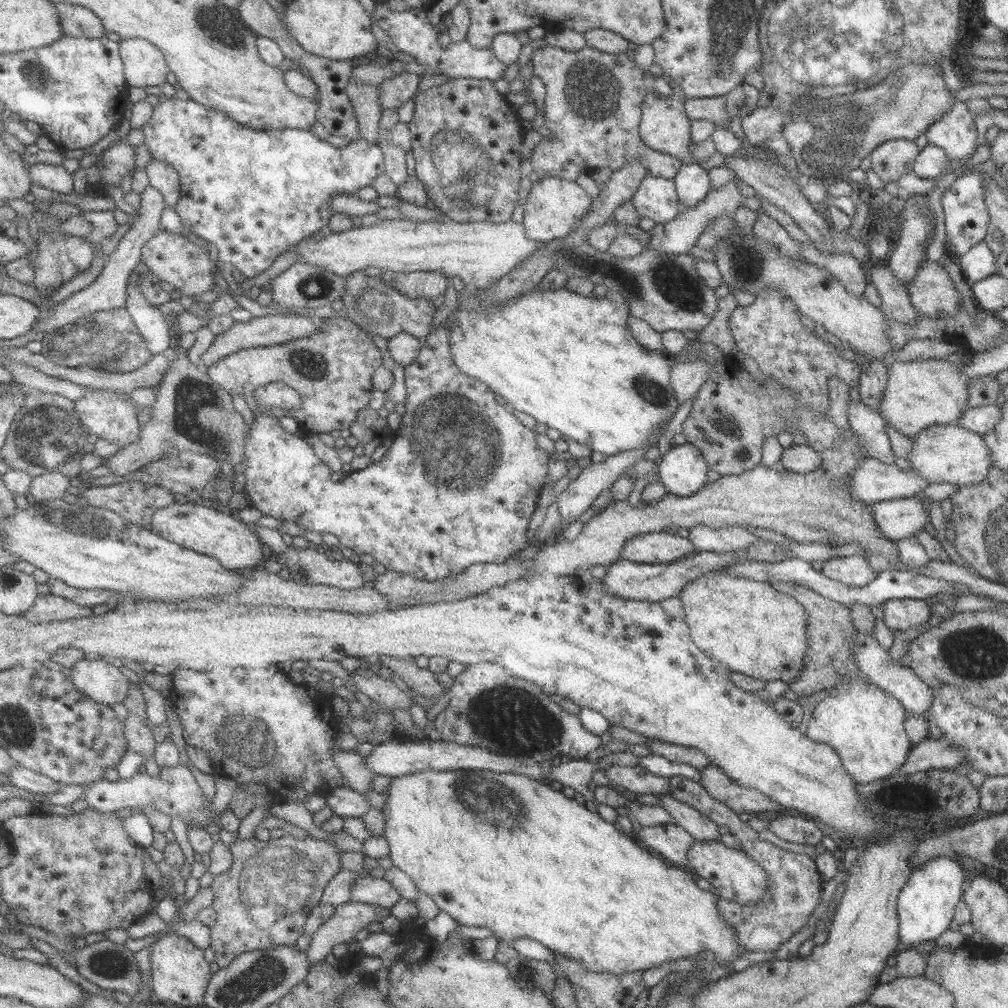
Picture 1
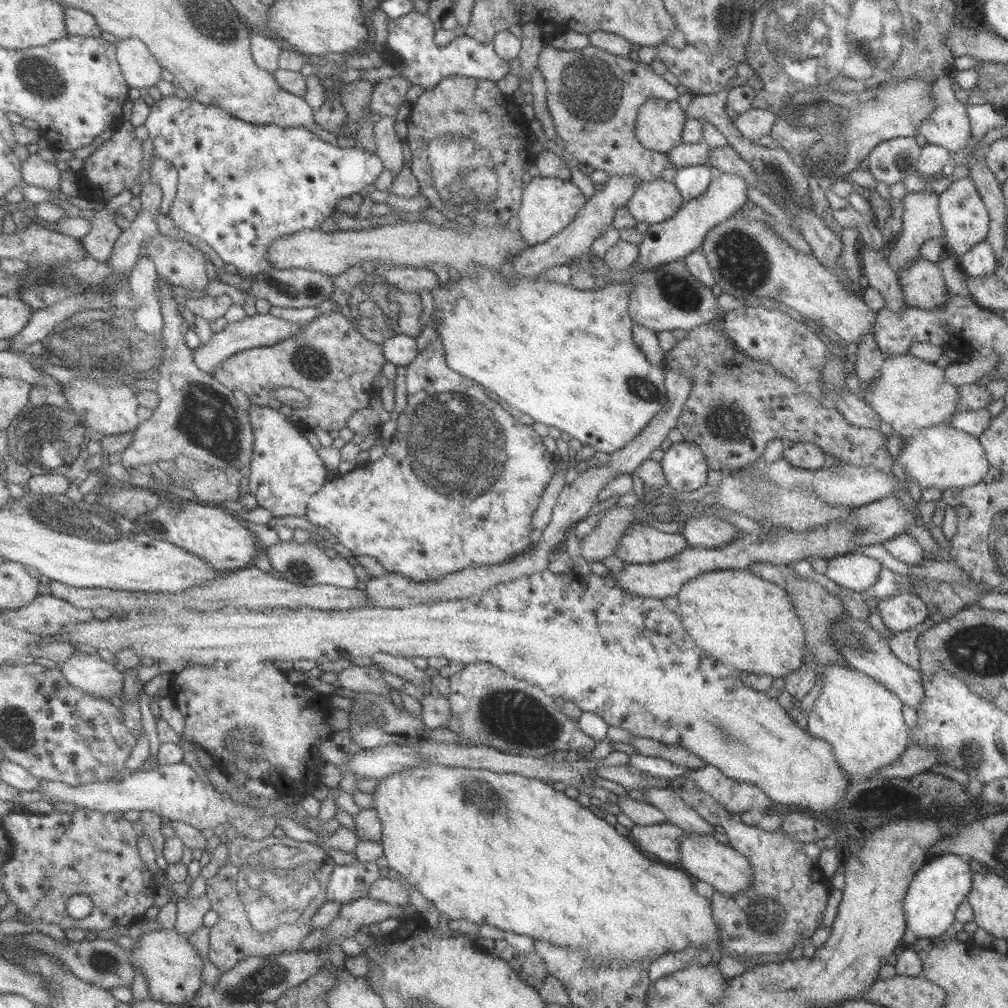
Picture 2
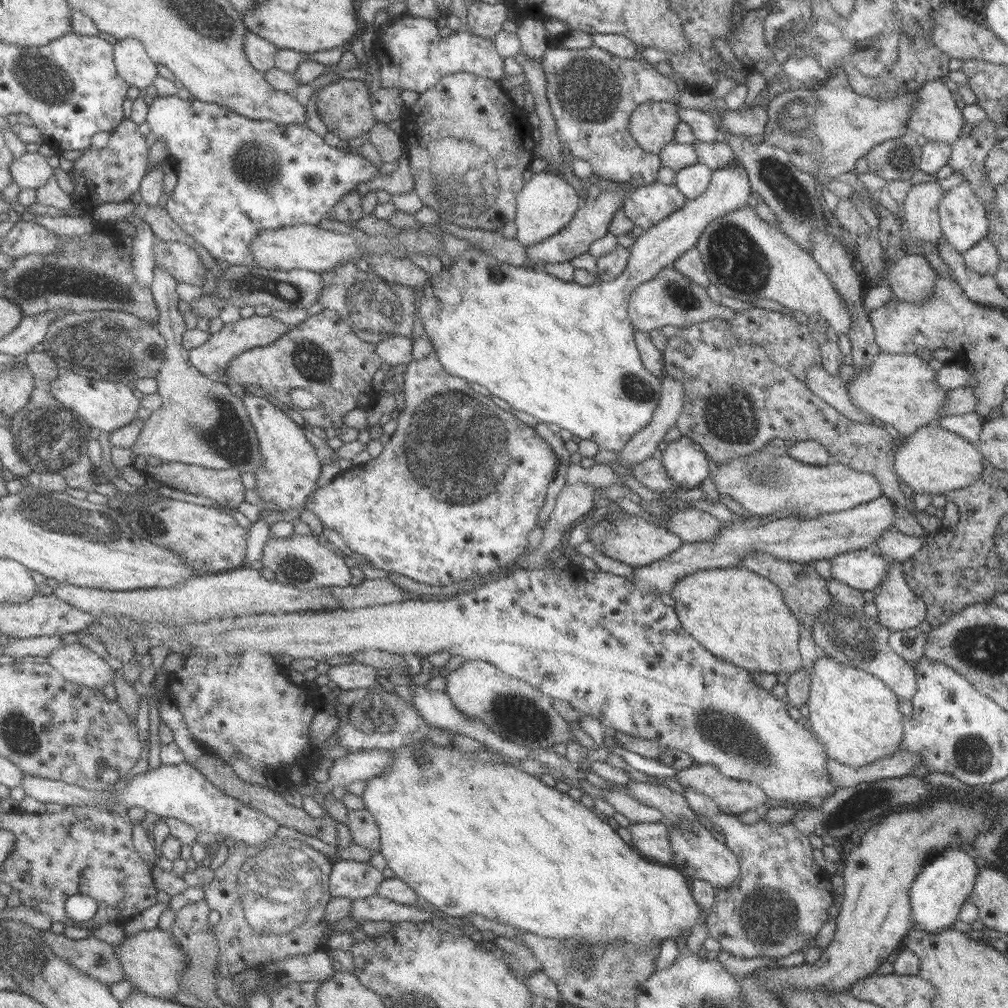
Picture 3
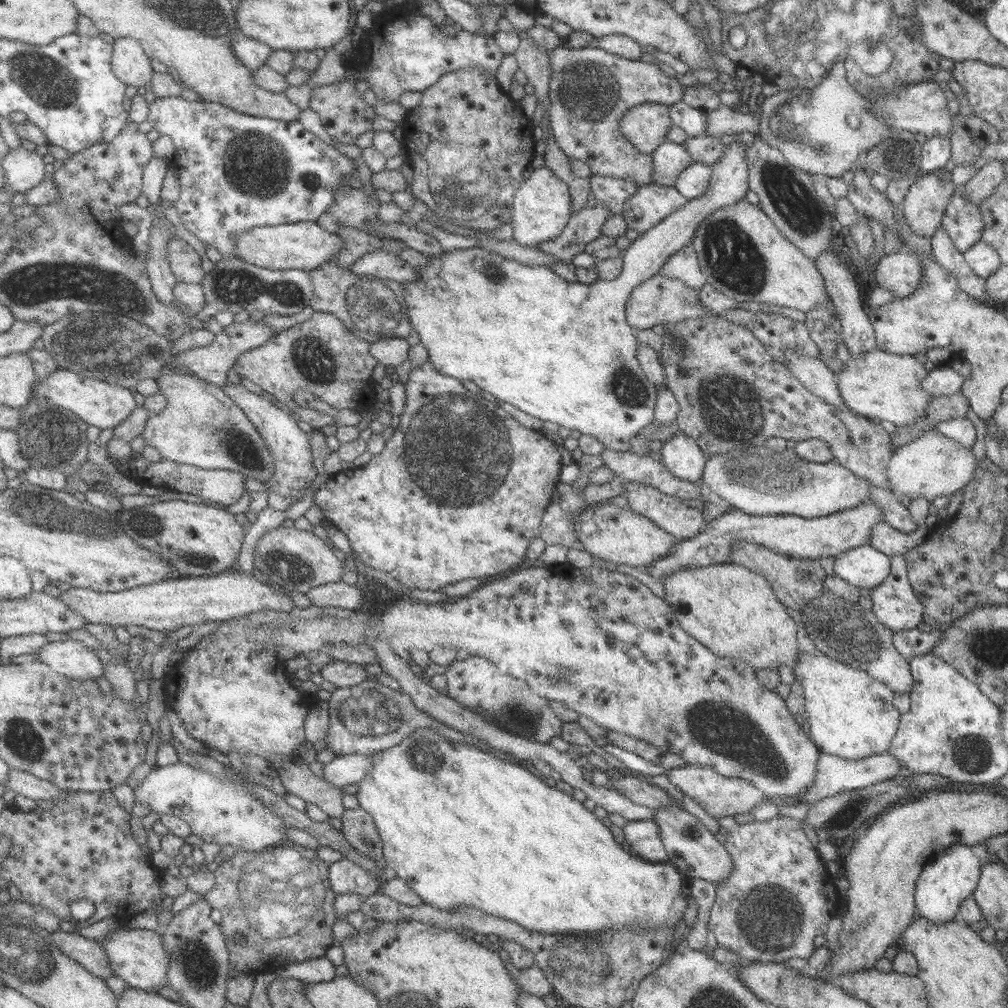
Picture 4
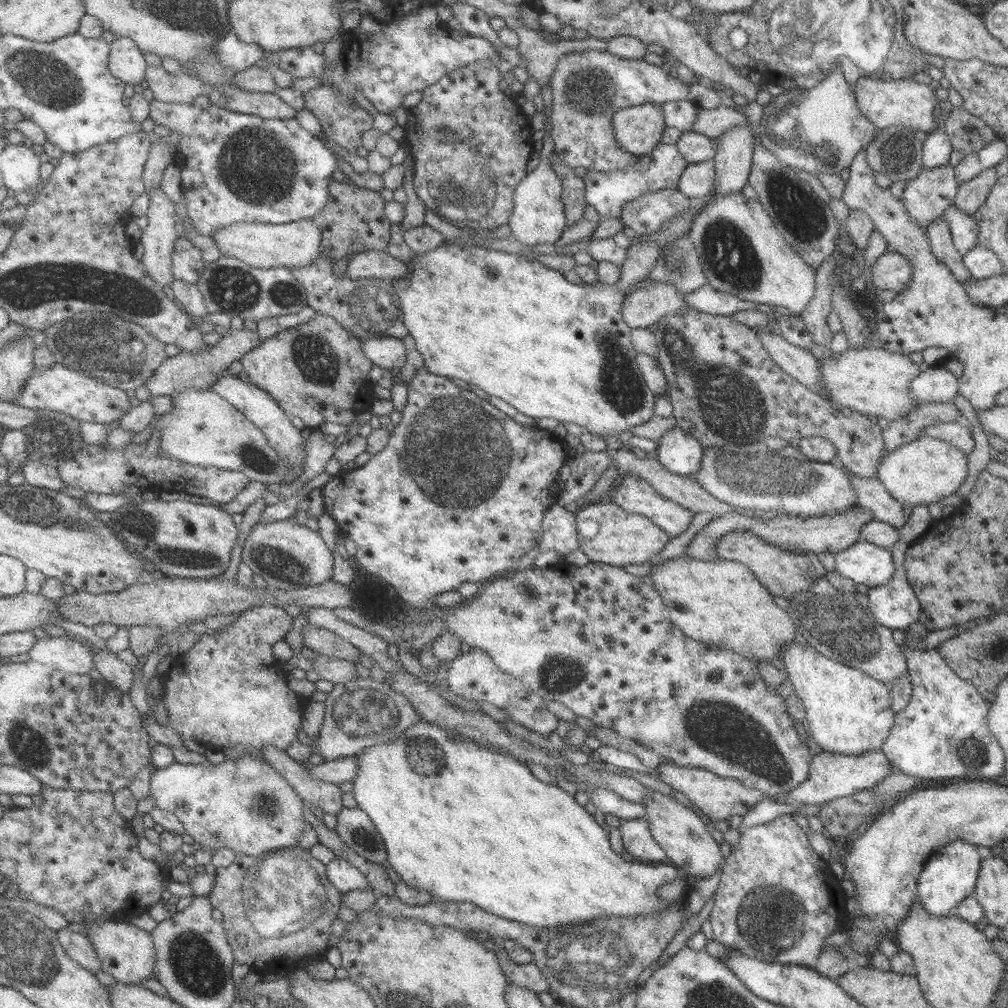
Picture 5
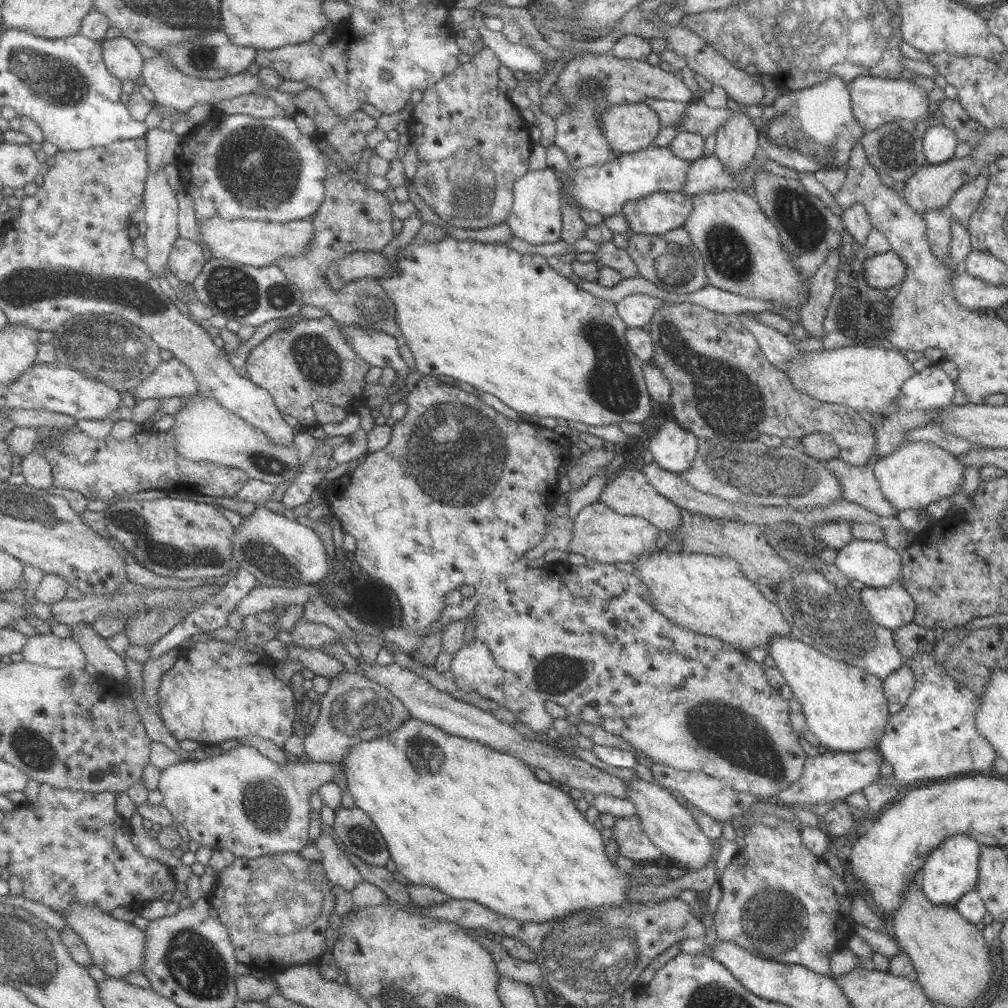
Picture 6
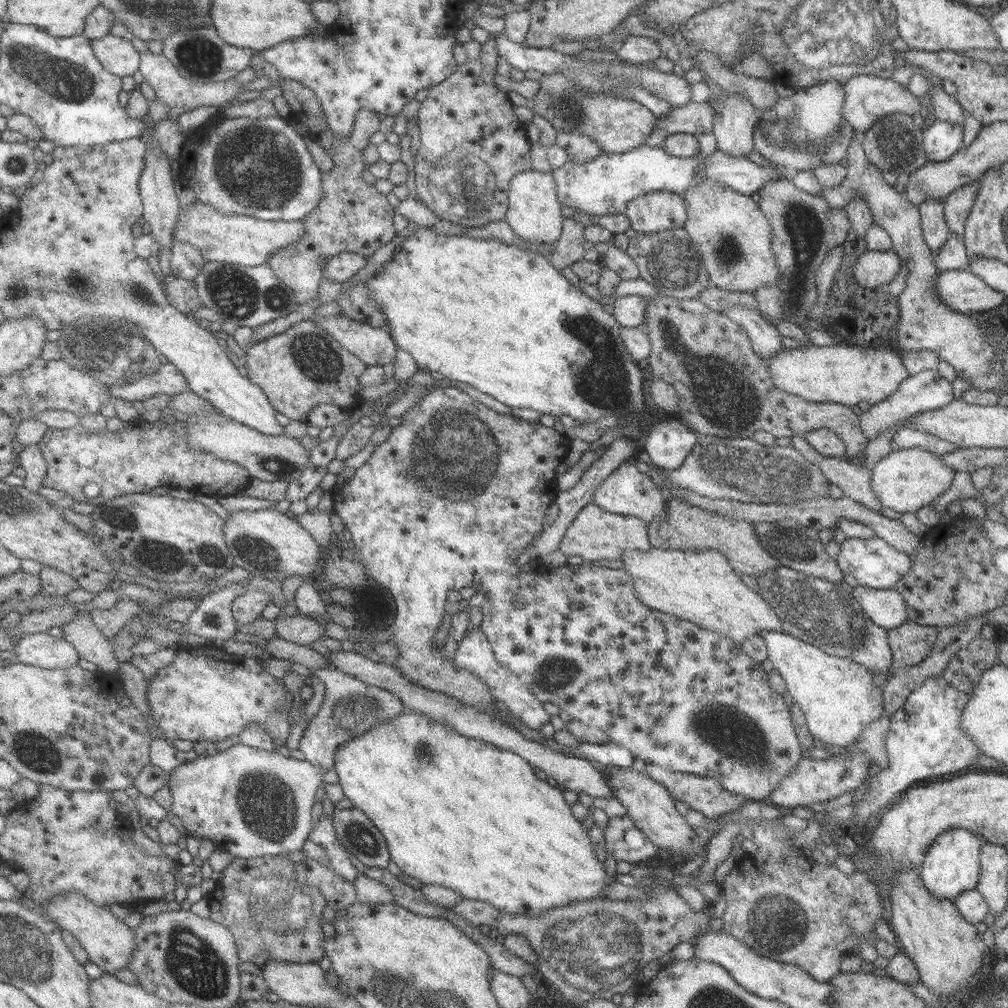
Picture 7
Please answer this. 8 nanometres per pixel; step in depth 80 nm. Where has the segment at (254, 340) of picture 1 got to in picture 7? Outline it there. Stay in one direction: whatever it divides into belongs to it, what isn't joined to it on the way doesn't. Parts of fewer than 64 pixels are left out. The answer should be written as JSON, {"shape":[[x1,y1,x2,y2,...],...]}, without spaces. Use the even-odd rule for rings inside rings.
{"shape":[[165,361,164,365,157,373,144,376,138,381,108,386,110,394,123,401,133,402,133,400,146,401,158,394,170,394,175,396,183,391,190,390,186,376,177,365]]}

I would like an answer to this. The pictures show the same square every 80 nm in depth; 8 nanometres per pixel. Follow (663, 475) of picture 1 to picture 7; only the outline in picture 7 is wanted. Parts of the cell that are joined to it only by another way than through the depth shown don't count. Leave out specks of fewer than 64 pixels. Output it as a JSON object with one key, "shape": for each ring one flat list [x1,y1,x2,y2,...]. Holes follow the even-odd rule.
{"shape":[[665,420,663,422,654,423,647,433,643,433,643,448,650,458,651,466,657,468,671,470,677,468,683,459,691,452,692,446,697,440,697,435,689,429,681,420]]}

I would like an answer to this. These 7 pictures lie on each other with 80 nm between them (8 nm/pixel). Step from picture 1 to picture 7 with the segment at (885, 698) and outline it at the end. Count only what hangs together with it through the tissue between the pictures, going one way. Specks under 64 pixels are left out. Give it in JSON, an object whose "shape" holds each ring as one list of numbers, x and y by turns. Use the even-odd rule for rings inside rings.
{"shape":[[763,630,758,632,758,636,764,640,767,658,771,661,773,669,783,678,786,691,789,692,792,700,802,711,807,730,811,736,815,736,818,740,828,744,849,749,850,744,856,741,863,727,866,727,873,720,877,720,884,712,881,705,881,687,873,684,872,673,864,666,841,657,839,654,830,654,824,649,807,644,783,631]]}

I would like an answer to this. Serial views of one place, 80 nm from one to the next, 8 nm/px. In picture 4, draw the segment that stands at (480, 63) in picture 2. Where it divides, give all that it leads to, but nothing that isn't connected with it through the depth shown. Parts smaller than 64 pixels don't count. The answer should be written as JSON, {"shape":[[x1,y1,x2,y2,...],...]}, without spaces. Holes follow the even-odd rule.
{"shape":[[387,2,386,11,373,16,374,22,360,40,354,60,343,65,347,71,344,80,363,81,376,98,397,102,403,92,422,92,446,73,480,68,495,74,504,54,493,36,461,32,457,37,447,37,429,18,411,8,412,2,400,6]]}

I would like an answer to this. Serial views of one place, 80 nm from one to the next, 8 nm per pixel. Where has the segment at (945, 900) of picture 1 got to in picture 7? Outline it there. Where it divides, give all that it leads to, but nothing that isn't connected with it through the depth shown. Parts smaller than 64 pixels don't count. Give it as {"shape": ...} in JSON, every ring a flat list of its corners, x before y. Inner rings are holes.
{"shape":[[964,828,945,829,934,836,919,866,922,883,931,896,952,902,959,893,975,888,980,873,980,843,975,833]]}

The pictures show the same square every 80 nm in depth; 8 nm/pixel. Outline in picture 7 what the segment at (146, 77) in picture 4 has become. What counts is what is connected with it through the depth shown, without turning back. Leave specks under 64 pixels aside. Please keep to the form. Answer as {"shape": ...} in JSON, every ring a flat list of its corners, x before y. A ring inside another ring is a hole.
{"shape":[[109,34,105,38,92,40,91,45,101,64,116,76,132,77,137,70,140,71,142,55,131,44,128,36,117,38]]}

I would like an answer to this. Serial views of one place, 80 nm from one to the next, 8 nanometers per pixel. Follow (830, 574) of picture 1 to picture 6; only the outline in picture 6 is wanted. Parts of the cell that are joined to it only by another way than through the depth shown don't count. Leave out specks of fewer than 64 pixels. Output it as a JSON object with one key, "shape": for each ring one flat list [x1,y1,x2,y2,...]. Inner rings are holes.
{"shape":[[853,539,849,544,845,544,843,548,839,548,834,565,848,579,859,580,864,586,871,588,888,587,893,582,901,579,902,564,899,560,899,553,895,549,887,547,884,542]]}

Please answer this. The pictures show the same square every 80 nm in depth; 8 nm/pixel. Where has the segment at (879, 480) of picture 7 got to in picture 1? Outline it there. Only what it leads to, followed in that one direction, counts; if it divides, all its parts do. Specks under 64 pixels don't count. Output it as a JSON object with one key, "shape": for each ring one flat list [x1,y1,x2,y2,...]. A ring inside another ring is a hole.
{"shape":[[956,424,922,428,910,439,912,448,905,458,912,467,912,471,929,484,946,483,957,487,978,484,985,479,988,468,992,466,982,435,965,430]]}

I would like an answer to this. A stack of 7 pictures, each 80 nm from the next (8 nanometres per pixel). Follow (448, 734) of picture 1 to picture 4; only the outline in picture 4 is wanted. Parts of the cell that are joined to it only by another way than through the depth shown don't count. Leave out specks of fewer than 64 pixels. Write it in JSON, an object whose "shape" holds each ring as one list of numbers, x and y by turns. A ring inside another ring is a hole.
{"shape":[[458,656,447,665,444,676,447,696,473,712,473,707,479,706,493,716,492,722,500,729,536,743,549,743,553,736,560,736,563,721,549,709,548,700,535,694,523,681,501,674,490,660]]}

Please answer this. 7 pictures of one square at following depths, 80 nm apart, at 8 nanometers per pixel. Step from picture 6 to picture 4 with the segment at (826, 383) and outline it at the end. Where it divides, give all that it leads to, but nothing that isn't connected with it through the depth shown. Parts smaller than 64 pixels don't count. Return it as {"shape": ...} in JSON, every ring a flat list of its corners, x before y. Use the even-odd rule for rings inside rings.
{"shape":[[874,348,857,358,850,356,834,375,839,396,848,410,862,417,887,420,895,427,908,427,923,416,925,405,931,400,919,386,926,374,923,364,912,355,891,354]]}

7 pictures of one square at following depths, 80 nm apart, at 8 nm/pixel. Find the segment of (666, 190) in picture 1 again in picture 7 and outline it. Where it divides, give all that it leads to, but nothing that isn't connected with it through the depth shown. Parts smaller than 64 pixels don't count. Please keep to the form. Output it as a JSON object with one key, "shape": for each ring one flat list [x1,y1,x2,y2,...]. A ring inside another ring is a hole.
{"shape":[[655,191,631,199,625,216,635,232,656,233,667,229,683,230,686,219,686,203,682,195,667,191]]}

